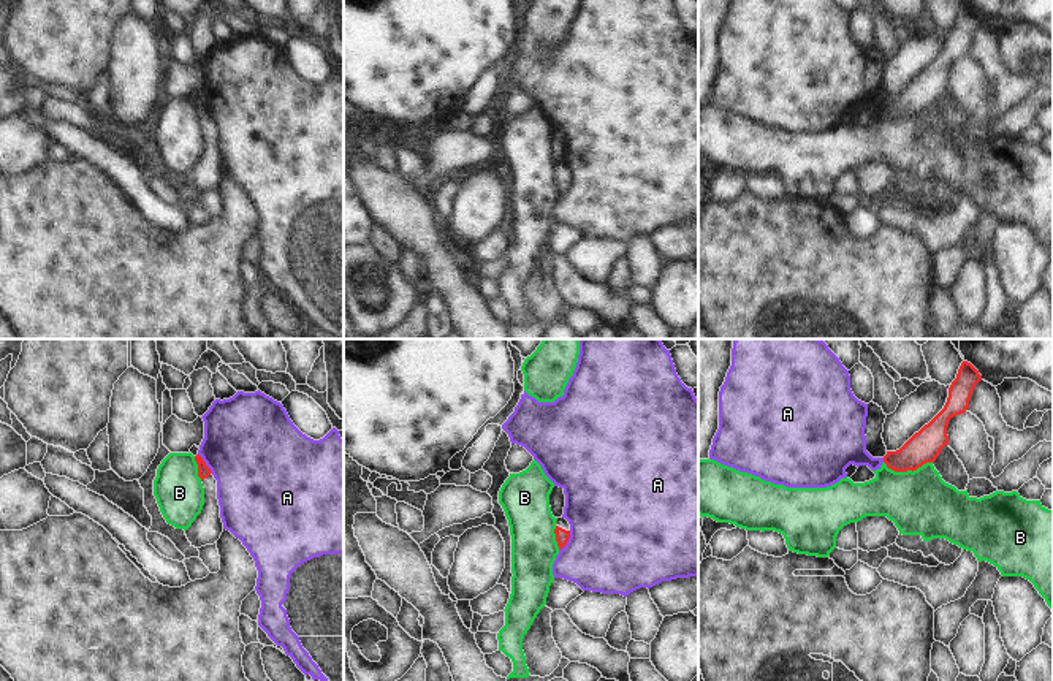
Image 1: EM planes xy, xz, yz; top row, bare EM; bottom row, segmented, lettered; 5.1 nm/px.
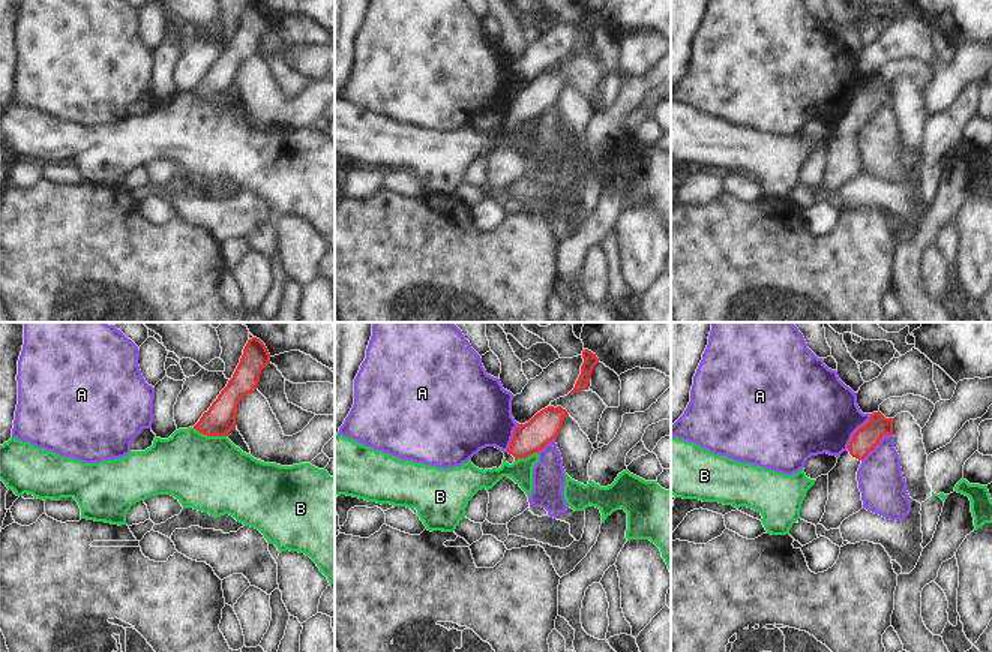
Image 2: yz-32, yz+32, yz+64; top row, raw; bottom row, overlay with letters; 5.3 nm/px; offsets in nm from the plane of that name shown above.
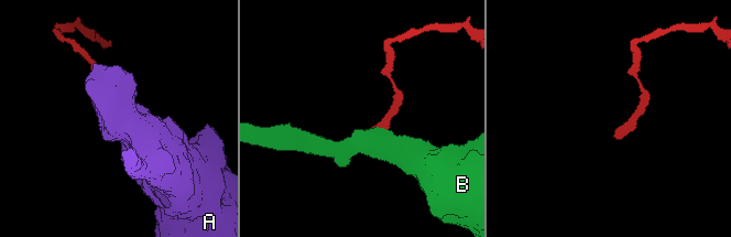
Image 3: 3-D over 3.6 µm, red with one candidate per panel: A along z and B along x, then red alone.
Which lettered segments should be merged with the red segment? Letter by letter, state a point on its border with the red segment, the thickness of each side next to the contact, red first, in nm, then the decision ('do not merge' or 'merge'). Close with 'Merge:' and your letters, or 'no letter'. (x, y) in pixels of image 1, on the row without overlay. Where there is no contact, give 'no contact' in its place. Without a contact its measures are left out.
A: xz (567, 186) | 70/480 nm | do not merge
B: yz (908, 114) | 160/320 nm | do not merge
Merge: no letter

